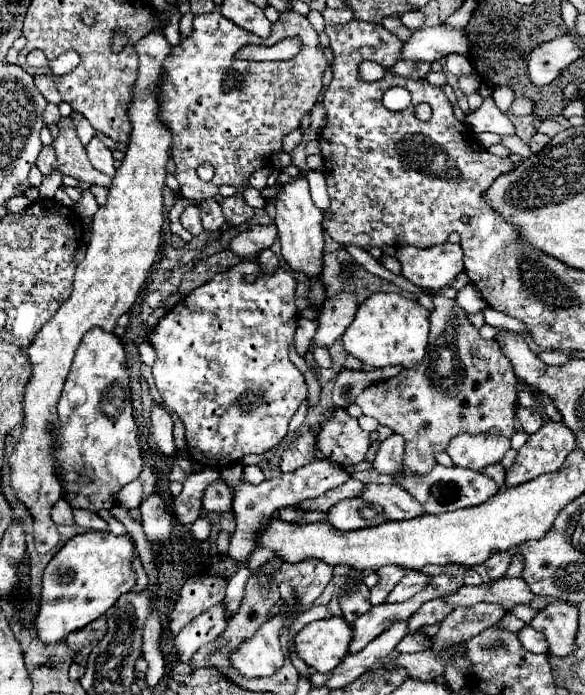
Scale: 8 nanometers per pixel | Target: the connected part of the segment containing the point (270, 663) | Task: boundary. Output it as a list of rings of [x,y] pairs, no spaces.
[[[274,616],[268,620],[250,640],[242,642],[232,654],[232,664],[248,678],[270,676],[284,664],[284,654],[280,650],[280,628],[286,624],[284,616]]]

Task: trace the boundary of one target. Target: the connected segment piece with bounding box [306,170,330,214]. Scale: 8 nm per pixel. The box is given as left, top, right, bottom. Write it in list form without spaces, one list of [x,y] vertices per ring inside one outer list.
[[[314,170],[314,172],[306,172],[306,178],[308,178],[308,184],[310,184],[310,194],[312,194],[314,204],[324,214],[328,214],[328,210],[330,210],[330,198],[328,198],[328,192],[326,192],[324,174],[318,172],[318,170]]]

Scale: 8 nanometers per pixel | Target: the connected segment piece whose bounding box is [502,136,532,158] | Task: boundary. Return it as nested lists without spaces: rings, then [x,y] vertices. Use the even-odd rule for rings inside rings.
[[[506,136],[506,138],[502,138],[502,144],[506,146],[506,148],[510,148],[514,154],[520,154],[520,156],[524,156],[524,158],[528,158],[532,152],[530,152],[530,146],[526,144],[526,142],[522,142],[518,136]]]

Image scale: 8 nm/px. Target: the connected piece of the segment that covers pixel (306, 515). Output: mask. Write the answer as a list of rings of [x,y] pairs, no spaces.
[[[290,506],[290,508],[280,508],[276,518],[284,520],[284,522],[300,522],[300,524],[304,524],[304,522],[326,520],[326,514],[322,514],[322,512],[302,512],[302,510]]]

